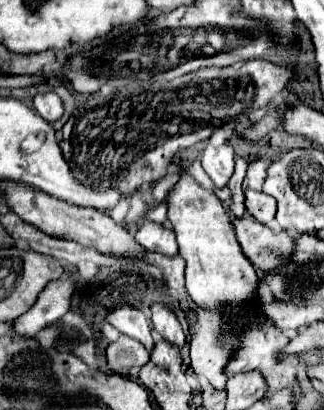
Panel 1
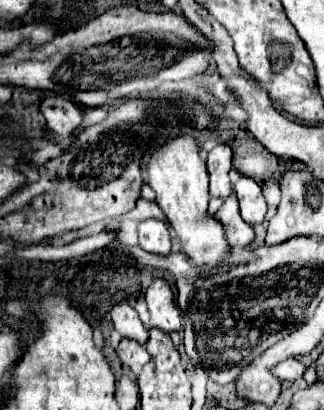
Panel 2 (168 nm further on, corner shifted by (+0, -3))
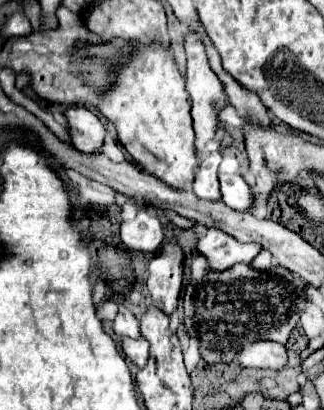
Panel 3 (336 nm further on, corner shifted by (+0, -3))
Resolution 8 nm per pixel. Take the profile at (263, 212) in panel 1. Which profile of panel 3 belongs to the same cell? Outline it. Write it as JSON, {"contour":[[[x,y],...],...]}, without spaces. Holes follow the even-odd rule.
{"contour":[[[221,173],[223,203],[235,211],[249,211],[253,205],[253,191],[241,175]]]}

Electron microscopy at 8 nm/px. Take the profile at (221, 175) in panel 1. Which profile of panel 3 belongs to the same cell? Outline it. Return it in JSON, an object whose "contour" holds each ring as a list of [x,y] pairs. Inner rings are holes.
{"contour":[[[215,151],[207,155],[197,173],[195,173],[195,183],[193,183],[193,193],[201,199],[207,201],[219,201],[221,199],[221,189],[219,189],[219,163],[221,163],[221,153]]]}

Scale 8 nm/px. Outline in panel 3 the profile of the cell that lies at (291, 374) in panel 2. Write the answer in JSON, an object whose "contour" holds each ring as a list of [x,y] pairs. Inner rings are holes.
{"contour":[[[257,341],[257,343],[245,345],[237,359],[241,367],[281,371],[287,365],[287,351],[285,351],[285,345],[271,343],[271,341]]]}

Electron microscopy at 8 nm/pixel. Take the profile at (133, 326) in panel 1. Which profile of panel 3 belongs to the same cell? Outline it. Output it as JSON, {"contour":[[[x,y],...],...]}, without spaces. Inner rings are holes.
{"contour":[[[125,307],[119,309],[119,313],[117,313],[115,321],[113,321],[113,331],[115,331],[119,337],[125,337],[125,335],[131,337],[131,339],[139,339],[139,337],[141,337],[137,317],[135,317],[129,309],[125,309]]]}

